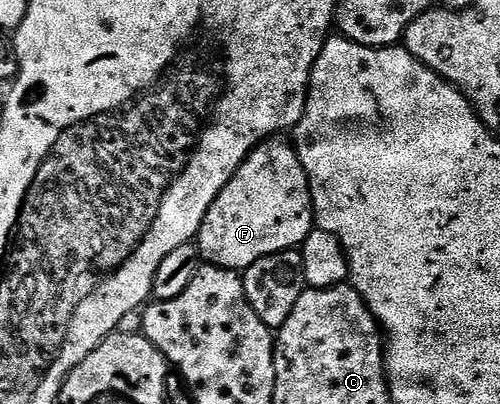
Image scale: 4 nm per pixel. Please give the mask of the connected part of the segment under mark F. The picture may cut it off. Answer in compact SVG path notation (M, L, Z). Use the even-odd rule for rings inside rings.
M280 136L270 137L261 142L247 155L247 159L235 171L235 175L219 191L215 203L207 211L207 215L198 231L195 244L202 262L218 265L220 269L236 269L244 271L259 259L267 255L275 255L279 251L297 249L307 239L307 235L315 227L313 220L313 204L311 191L307 183L307 175L299 163L296 148L288 140Z

